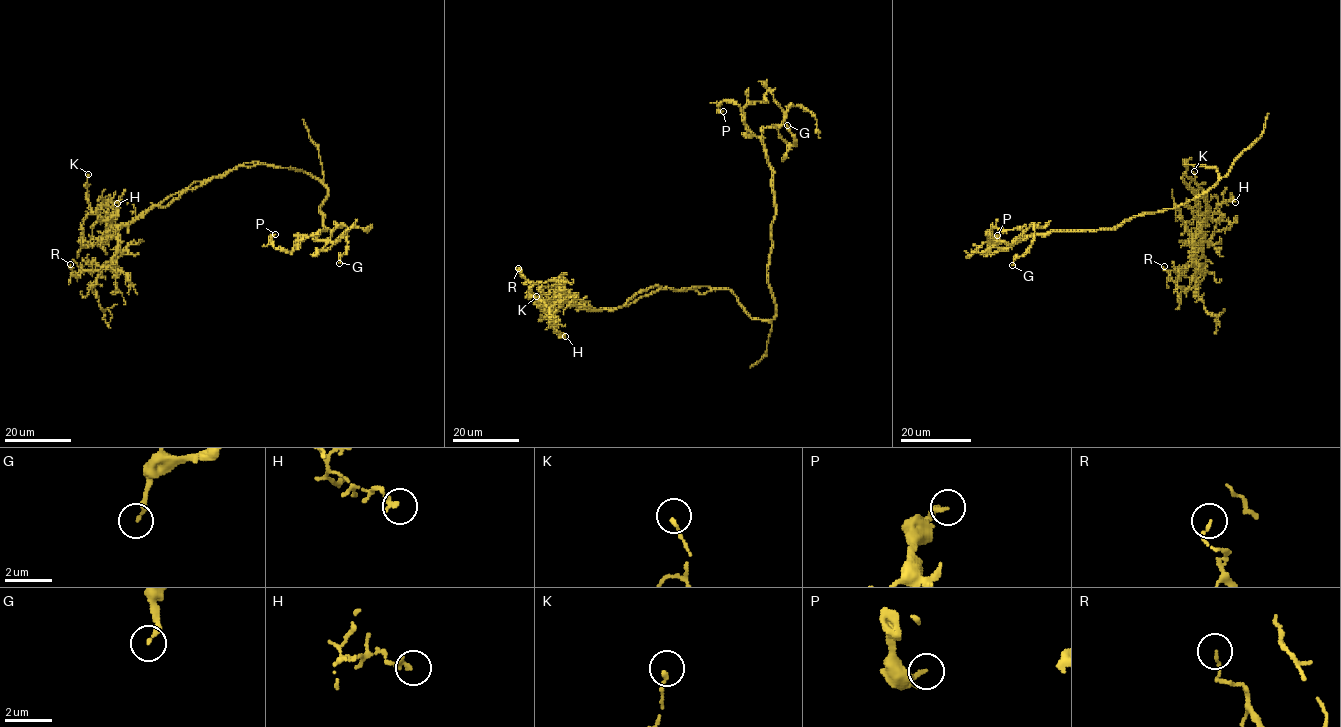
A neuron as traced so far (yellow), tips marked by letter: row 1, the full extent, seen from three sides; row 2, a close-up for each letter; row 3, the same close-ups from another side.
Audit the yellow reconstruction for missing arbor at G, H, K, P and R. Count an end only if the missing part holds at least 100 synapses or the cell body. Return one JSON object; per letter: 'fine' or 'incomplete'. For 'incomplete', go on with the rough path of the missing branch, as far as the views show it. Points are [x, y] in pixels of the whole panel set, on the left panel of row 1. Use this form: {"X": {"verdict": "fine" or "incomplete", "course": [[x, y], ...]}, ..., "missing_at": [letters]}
{"G": {"verdict": "fine"}, "H": {"verdict": "fine"}, "K": {"verdict": "fine"}, "P": {"verdict": "fine"}, "R": {"verdict": "fine"}, "missing_at": []}

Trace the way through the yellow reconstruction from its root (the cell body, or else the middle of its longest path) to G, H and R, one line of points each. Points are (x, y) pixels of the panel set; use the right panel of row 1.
G: (1210, 167), (1219, 180), (1203, 193), (1113, 227), (1051, 231), (1015, 241), (1032, 225), (1032, 246), (1012, 265)
H: (1210, 167), (1186, 164), (1183, 160), (1185, 175), (1206, 194), (1207, 217), (1200, 226), (1219, 205), (1235, 202)
R: (1210, 167), (1183, 160), (1185, 175), (1206, 194), (1207, 218), (1192, 263), (1177, 270), (1174, 280), (1164, 266)

